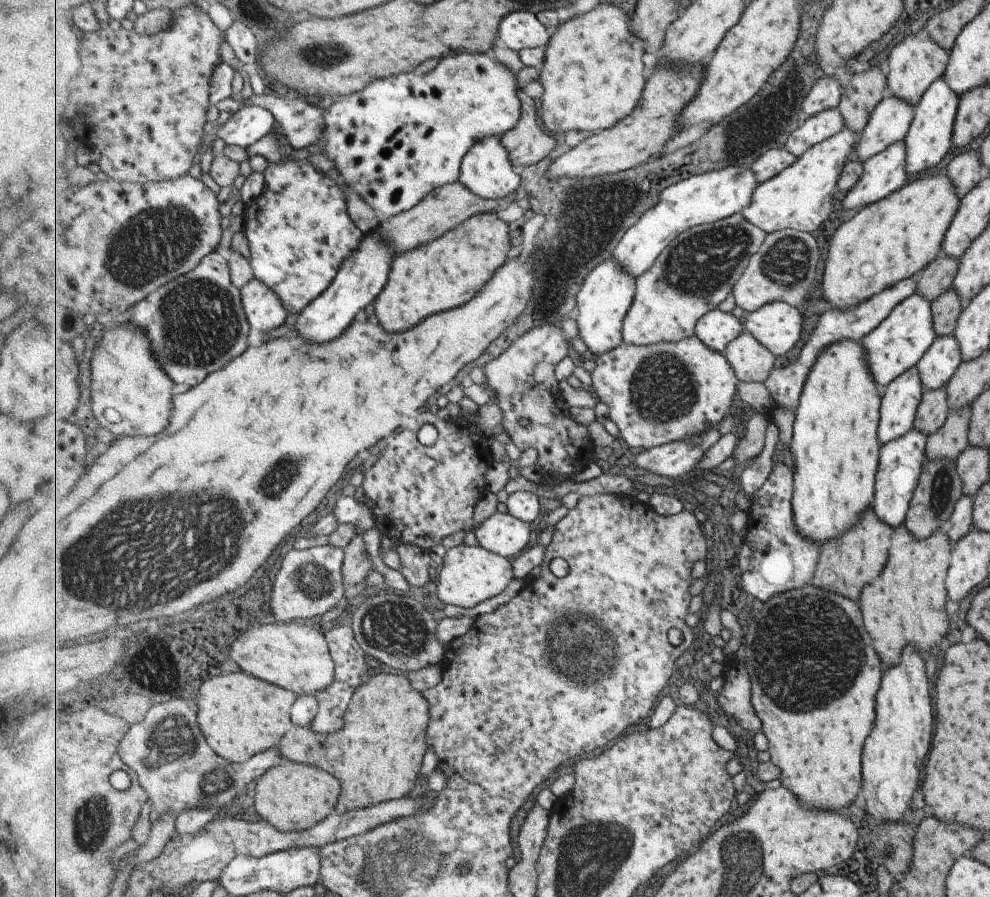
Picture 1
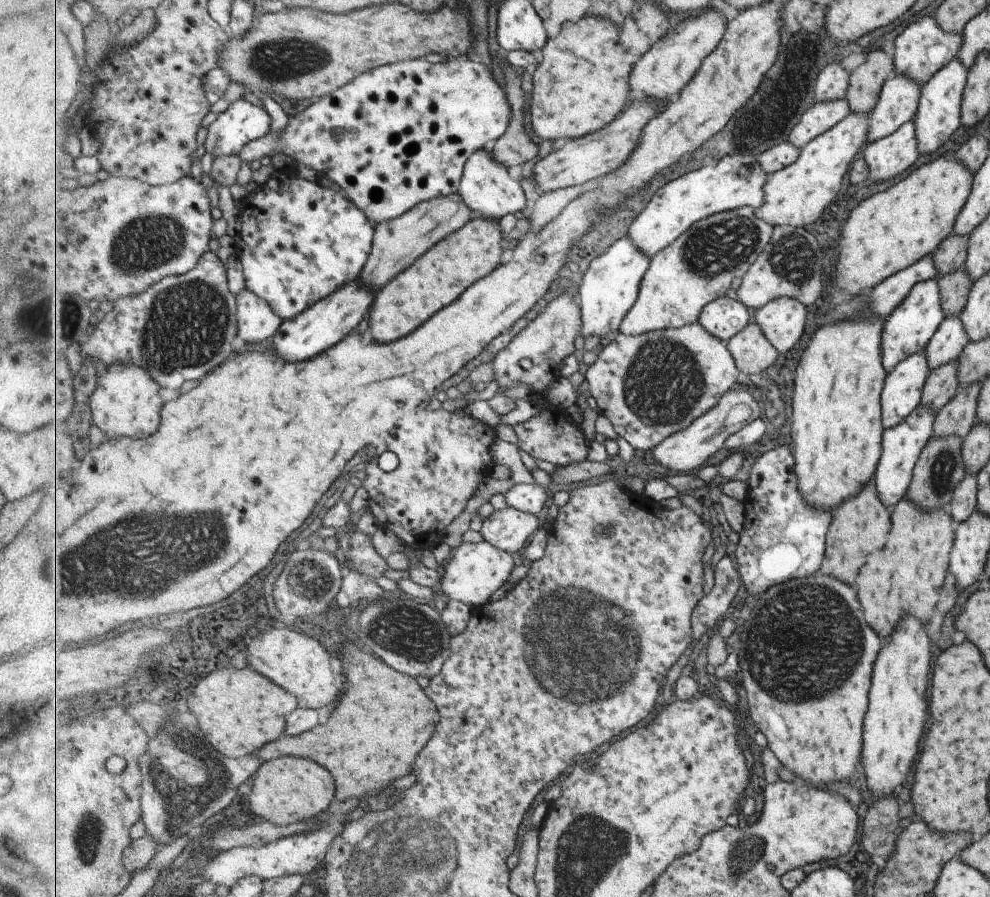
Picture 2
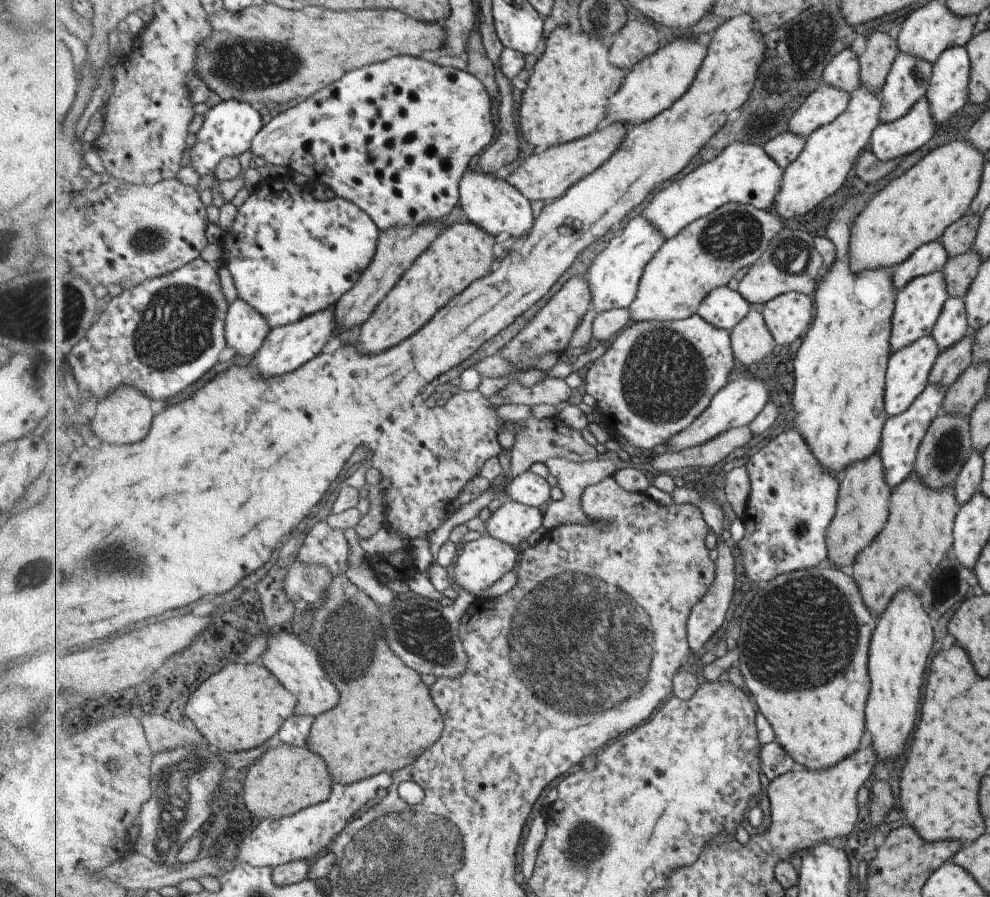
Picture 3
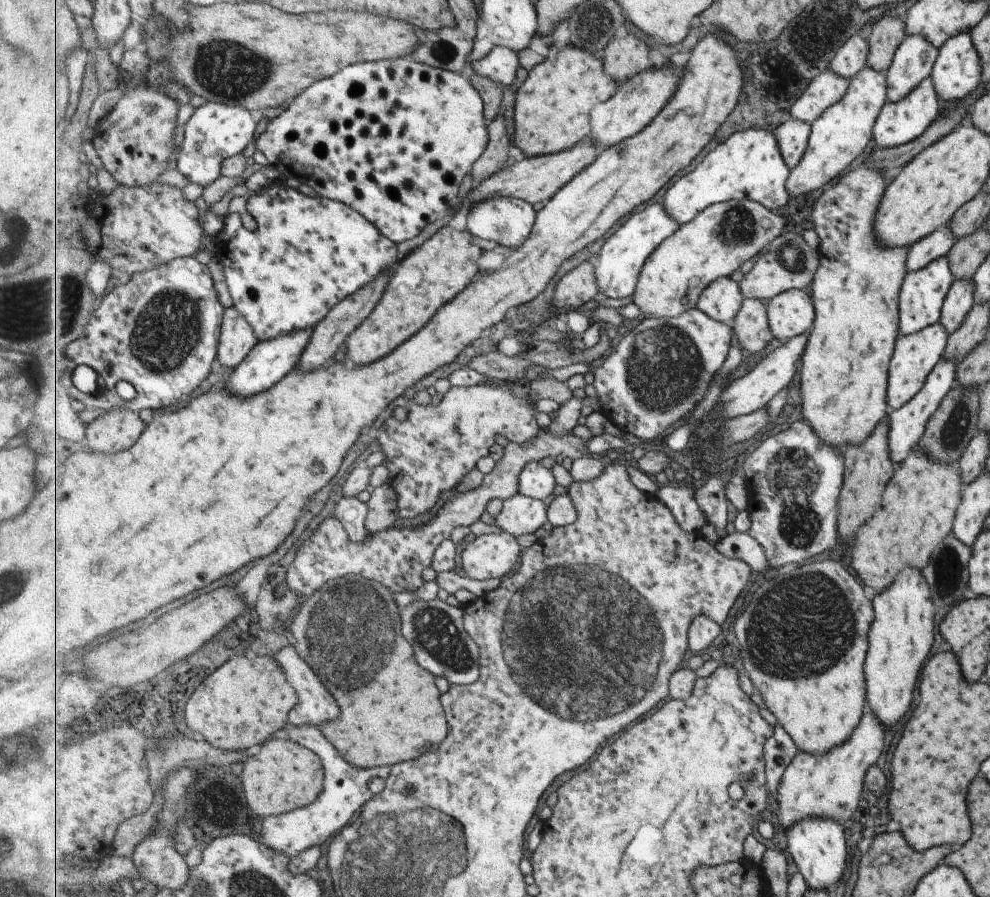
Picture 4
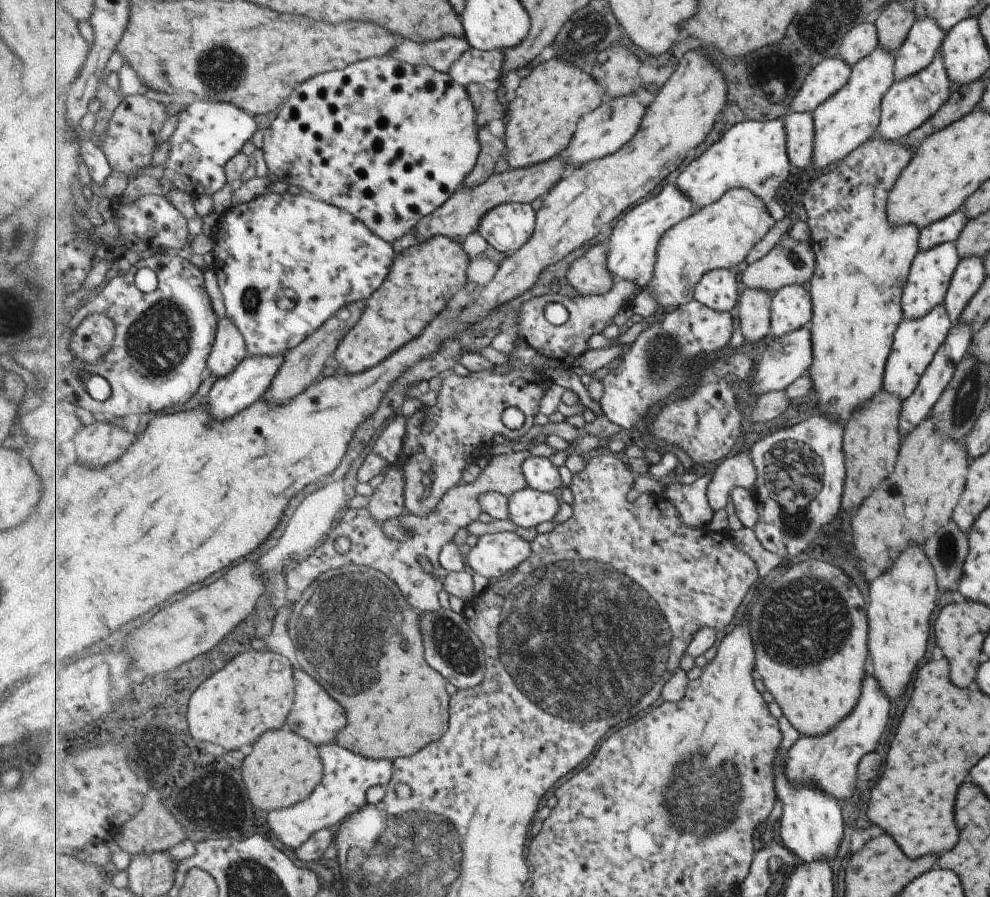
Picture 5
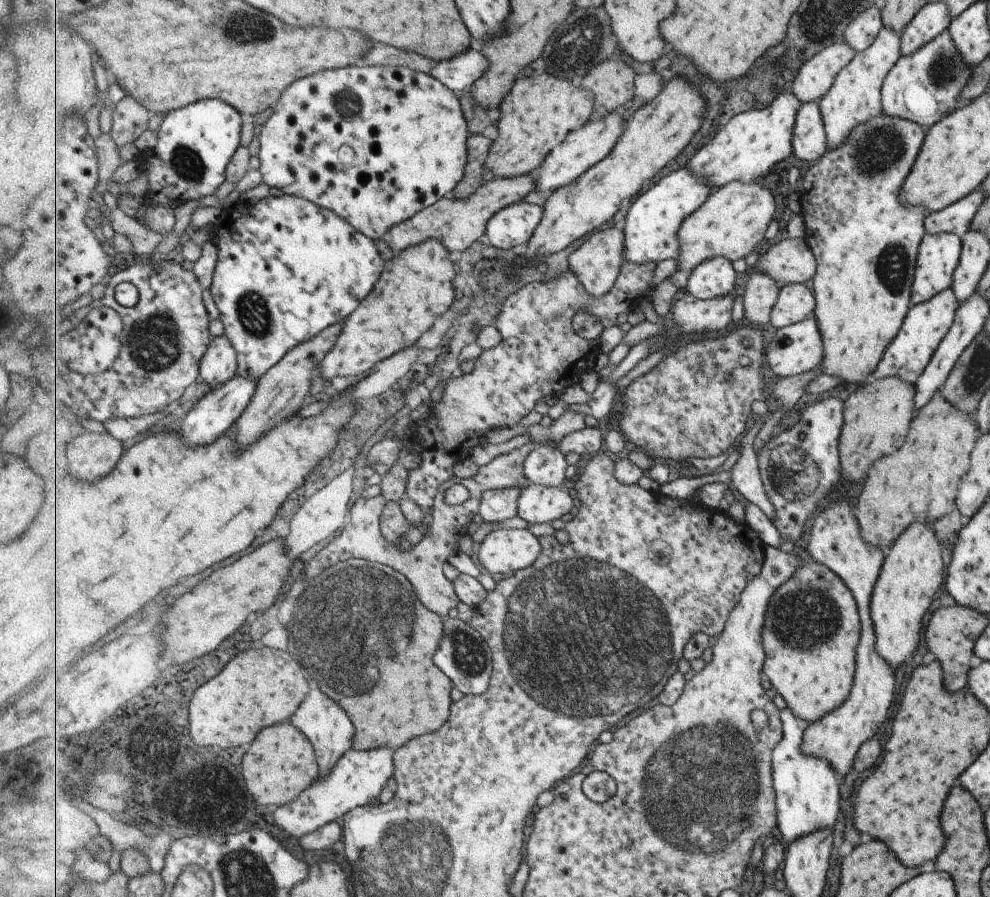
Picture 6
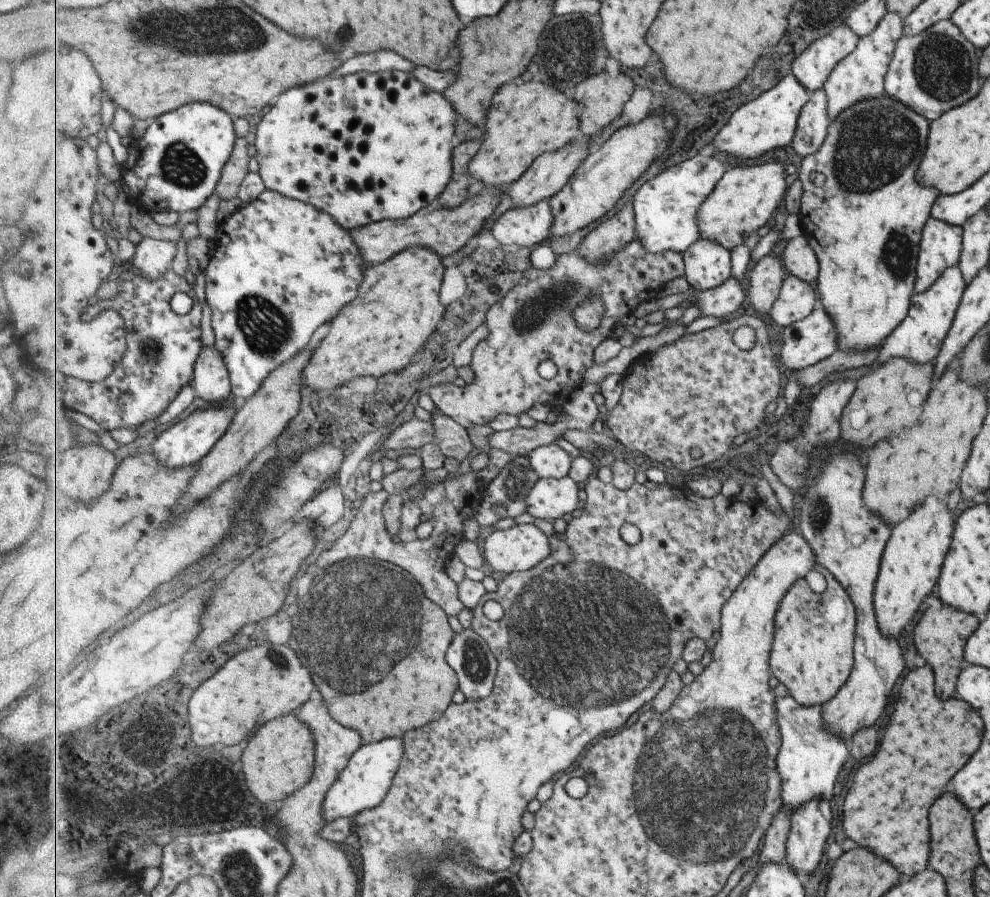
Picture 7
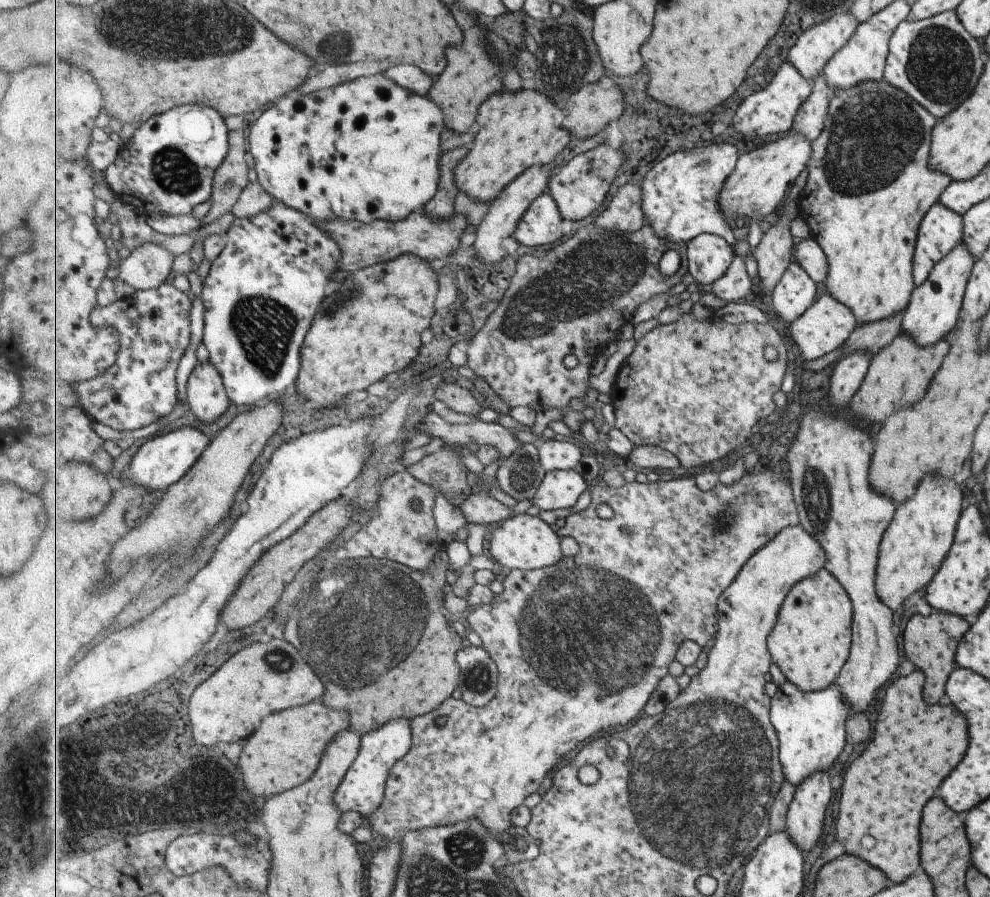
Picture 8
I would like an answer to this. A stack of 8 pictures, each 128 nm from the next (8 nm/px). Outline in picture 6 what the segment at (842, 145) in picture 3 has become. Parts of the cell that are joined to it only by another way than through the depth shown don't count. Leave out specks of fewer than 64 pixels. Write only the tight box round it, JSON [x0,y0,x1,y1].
[816,27,900,149]

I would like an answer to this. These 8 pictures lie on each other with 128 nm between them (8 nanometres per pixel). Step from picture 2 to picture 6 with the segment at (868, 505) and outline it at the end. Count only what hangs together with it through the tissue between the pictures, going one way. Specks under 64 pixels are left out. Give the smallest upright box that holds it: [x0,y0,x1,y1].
[841,378,913,482]

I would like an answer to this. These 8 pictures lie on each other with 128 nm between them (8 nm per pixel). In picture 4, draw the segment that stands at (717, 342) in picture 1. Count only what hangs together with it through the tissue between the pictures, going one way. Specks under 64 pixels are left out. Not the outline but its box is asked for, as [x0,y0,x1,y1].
[697,277,745,327]

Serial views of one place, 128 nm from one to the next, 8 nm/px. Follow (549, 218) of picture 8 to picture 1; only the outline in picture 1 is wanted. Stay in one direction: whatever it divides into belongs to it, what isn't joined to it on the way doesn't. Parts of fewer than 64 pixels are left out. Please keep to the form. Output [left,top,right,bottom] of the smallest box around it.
[460,135,521,199]

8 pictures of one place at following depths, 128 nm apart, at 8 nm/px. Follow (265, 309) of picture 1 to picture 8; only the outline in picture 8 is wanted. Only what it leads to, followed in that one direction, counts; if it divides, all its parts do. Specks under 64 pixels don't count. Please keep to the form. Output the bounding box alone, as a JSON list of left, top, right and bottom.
[187,362,232,428]

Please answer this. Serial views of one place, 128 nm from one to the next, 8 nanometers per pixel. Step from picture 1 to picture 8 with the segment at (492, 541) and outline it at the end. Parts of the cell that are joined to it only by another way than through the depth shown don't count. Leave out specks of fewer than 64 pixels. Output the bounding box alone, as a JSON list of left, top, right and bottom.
[532,470,591,511]

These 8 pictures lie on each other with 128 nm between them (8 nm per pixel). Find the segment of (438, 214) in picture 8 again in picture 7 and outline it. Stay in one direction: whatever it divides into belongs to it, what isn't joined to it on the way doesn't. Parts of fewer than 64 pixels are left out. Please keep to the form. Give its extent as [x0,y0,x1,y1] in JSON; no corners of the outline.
[437,139,483,208]

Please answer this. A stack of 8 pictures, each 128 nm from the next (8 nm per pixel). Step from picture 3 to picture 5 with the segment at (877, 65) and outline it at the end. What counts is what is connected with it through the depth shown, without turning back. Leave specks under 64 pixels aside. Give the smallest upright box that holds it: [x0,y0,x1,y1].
[874,3,915,54]

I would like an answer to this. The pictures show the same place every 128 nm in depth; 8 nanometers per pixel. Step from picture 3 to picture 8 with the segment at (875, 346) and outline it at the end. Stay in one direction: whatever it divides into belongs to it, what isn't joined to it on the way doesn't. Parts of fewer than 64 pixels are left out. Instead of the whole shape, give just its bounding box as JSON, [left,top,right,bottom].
[799,80,950,326]

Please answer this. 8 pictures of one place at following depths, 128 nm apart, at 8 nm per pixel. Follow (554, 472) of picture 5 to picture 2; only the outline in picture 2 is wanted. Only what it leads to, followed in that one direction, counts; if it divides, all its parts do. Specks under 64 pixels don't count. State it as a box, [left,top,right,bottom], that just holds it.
[505,484,550,515]

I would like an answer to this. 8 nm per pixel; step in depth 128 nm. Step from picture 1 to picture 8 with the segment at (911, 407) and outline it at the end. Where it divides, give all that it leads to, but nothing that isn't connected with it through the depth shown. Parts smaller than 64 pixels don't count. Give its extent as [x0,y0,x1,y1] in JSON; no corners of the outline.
[899,241,974,346]

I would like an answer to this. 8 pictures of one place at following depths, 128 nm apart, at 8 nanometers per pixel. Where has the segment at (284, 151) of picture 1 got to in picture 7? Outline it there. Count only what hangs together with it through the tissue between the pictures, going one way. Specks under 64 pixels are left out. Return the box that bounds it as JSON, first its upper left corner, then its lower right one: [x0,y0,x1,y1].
[205,189,365,407]

